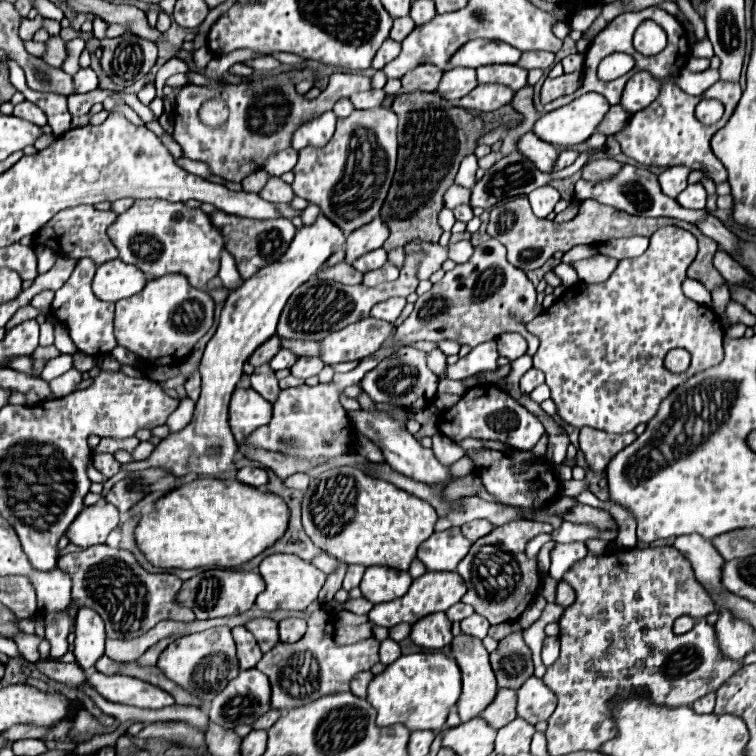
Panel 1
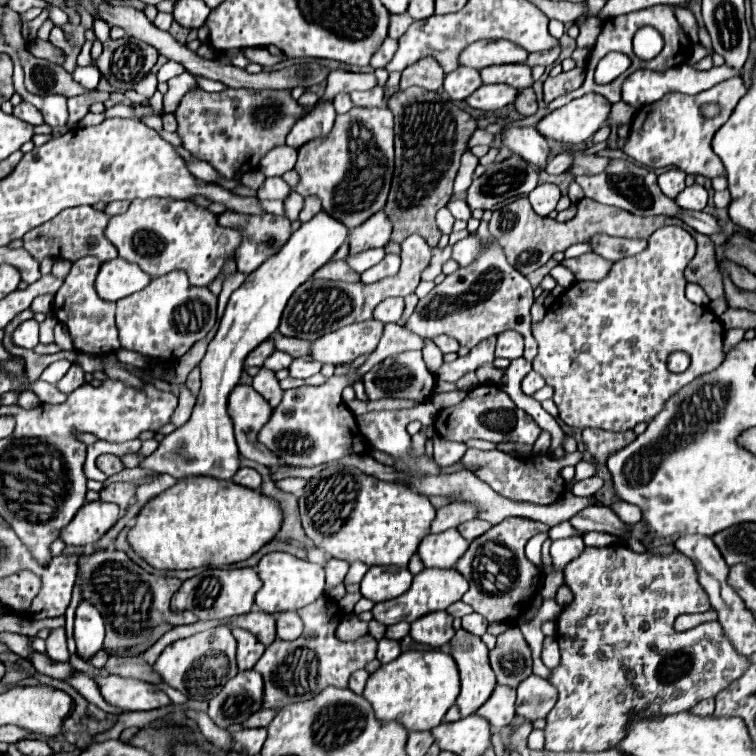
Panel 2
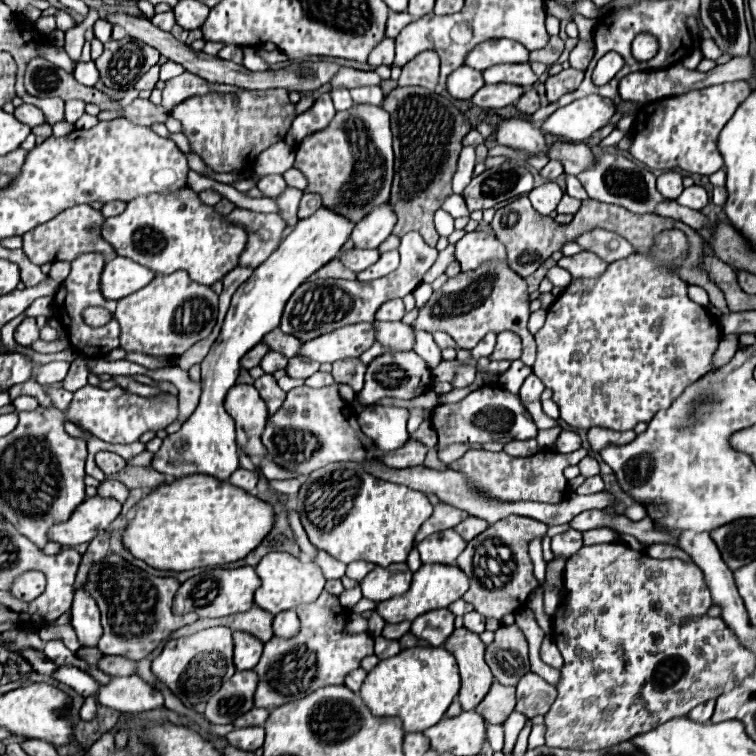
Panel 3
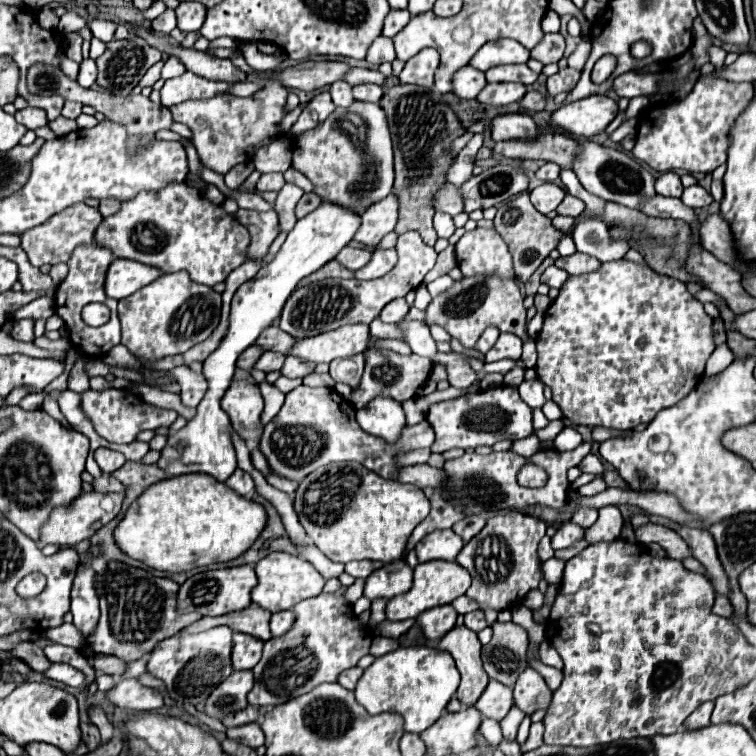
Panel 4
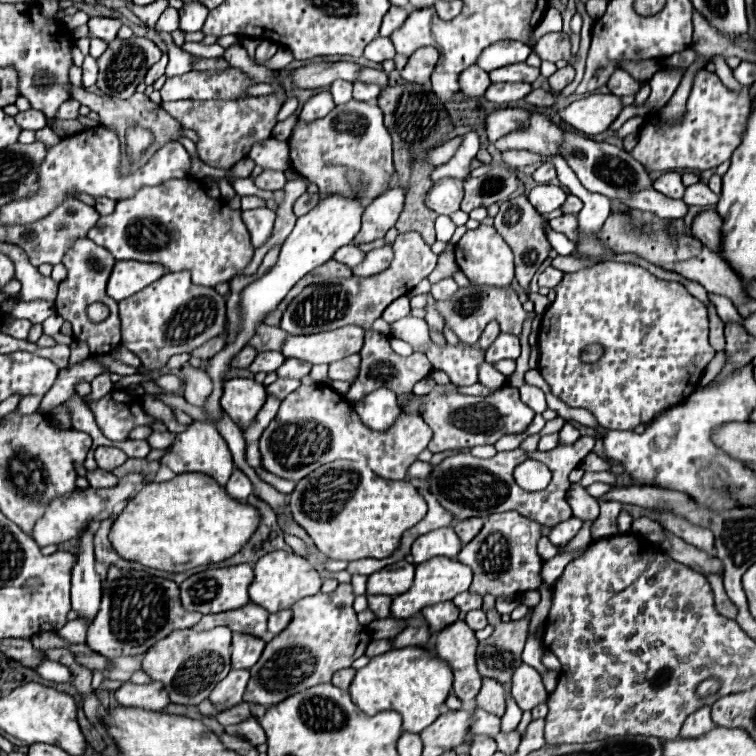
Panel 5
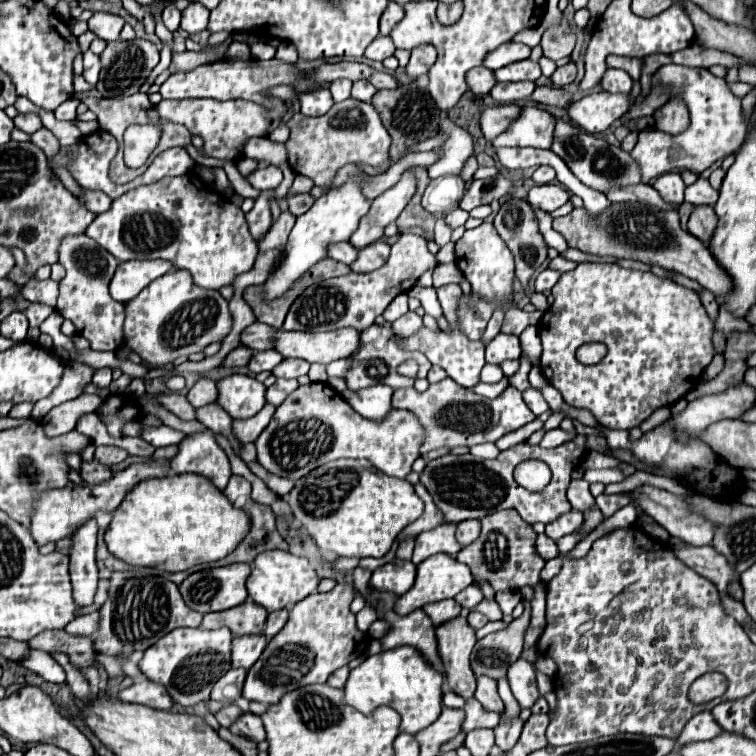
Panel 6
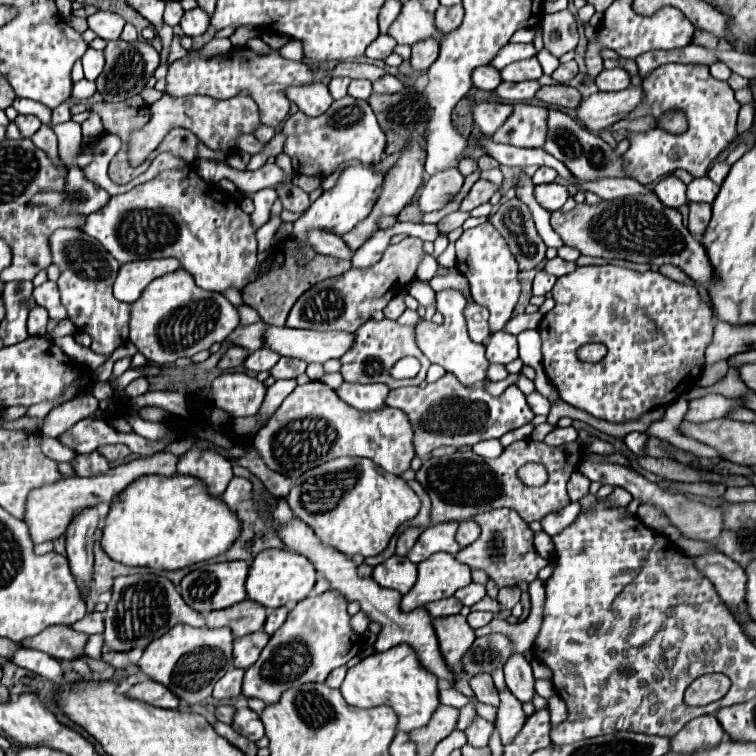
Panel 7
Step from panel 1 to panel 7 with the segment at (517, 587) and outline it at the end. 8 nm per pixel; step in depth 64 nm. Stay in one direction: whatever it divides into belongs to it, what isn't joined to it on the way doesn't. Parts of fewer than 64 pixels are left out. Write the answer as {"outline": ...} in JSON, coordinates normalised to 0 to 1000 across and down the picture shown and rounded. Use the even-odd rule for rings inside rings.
{"outline":[[[661,672],[661,675],[651,675],[643,680],[627,683],[627,688],[635,693],[638,706],[627,720],[608,728],[603,733],[603,741],[619,746],[624,754],[640,754],[659,778],[683,775],[688,770],[701,772],[712,765],[712,754],[720,751],[725,746],[725,741],[709,733],[706,704],[698,698],[698,693],[683,677],[677,677],[672,672]]]}

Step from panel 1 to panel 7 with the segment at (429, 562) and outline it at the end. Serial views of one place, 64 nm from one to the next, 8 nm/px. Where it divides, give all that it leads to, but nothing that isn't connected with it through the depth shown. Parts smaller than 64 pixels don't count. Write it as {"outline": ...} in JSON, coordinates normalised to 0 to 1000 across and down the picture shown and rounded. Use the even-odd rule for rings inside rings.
{"outline":[[[574,693],[571,698],[561,701],[553,717],[548,720],[545,730],[540,730],[540,741],[553,746],[577,730],[593,730],[593,733],[608,730],[608,720],[603,720],[601,714],[603,698],[606,693]]]}

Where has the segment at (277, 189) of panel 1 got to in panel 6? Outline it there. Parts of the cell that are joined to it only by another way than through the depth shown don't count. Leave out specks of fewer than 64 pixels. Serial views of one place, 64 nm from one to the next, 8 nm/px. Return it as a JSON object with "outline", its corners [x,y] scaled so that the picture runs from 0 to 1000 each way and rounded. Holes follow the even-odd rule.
{"outline":[[[352,220],[347,225],[336,225],[325,235],[339,251],[365,251],[370,246],[370,241],[373,241],[373,225]]]}

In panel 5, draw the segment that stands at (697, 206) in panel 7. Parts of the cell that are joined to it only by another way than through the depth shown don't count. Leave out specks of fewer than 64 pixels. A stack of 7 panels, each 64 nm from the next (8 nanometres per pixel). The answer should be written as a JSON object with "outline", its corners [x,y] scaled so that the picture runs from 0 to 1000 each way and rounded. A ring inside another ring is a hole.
{"outline":[[[929,280],[915,294],[915,312],[923,315],[934,328],[952,336],[955,323],[955,288],[947,280]]]}

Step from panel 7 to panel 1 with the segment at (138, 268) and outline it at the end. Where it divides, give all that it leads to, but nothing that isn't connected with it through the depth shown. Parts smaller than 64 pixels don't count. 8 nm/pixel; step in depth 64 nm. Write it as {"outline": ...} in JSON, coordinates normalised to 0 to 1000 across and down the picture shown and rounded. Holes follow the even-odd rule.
{"outline":[[[146,344],[130,352],[122,370],[124,389],[138,399],[156,399],[167,392],[185,386],[193,378],[193,365],[177,352],[161,344]]]}

